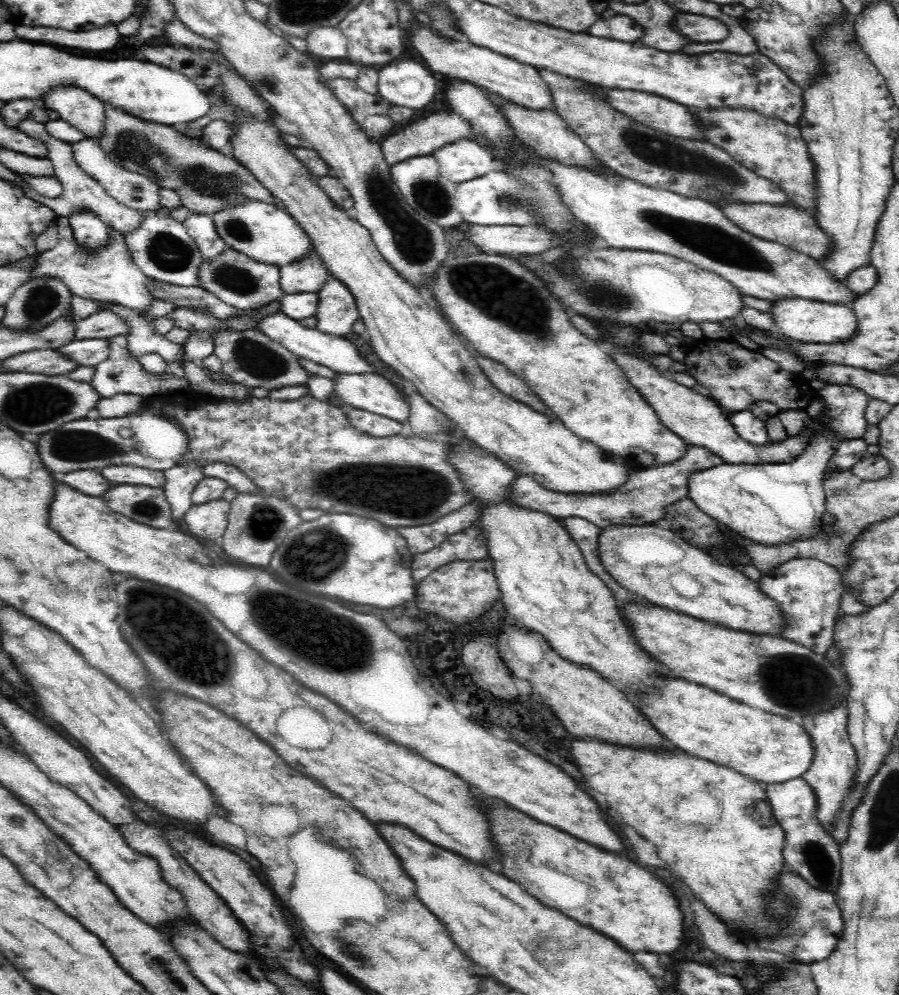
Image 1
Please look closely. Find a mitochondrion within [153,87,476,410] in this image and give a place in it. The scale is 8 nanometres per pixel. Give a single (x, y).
(413, 240)

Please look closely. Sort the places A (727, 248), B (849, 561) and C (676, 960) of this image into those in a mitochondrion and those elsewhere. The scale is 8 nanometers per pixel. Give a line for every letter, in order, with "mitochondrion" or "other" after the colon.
A: mitochondrion
B: other
C: other

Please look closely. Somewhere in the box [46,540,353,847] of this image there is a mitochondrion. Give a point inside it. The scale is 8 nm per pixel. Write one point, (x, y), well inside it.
(190, 651)

